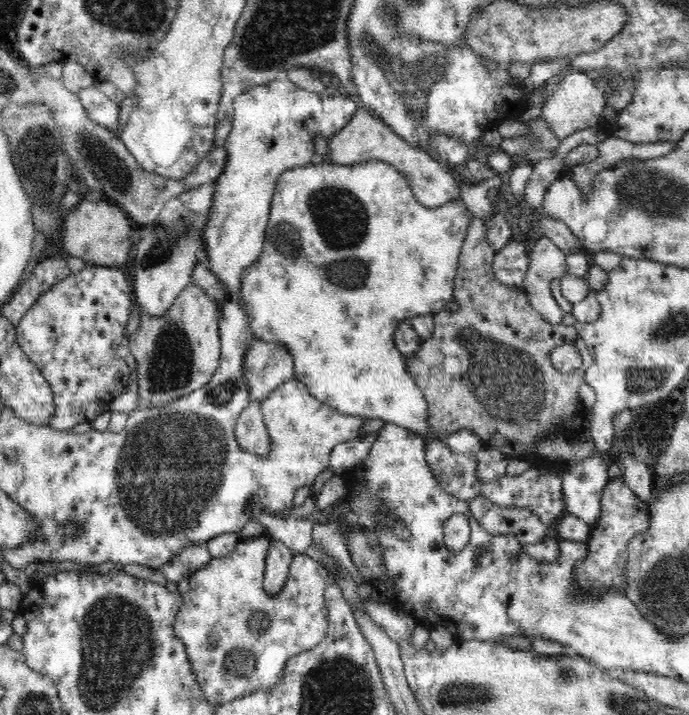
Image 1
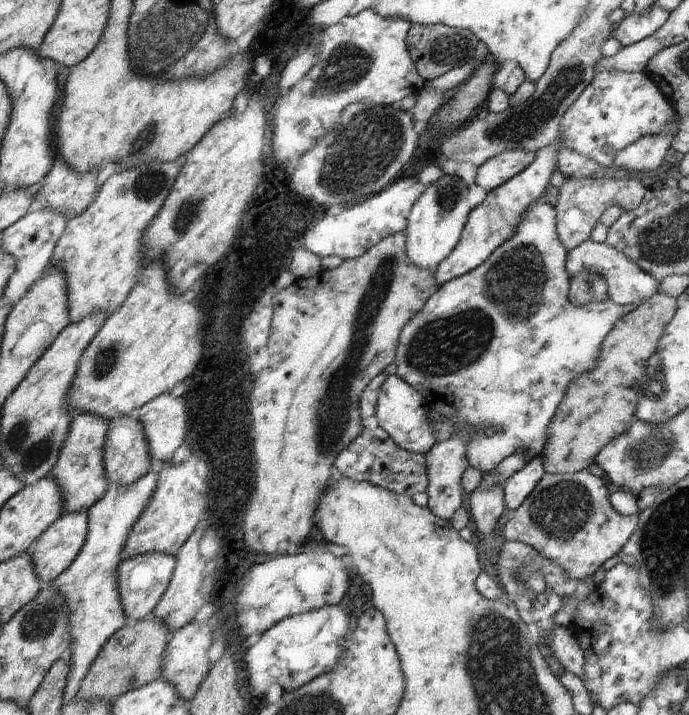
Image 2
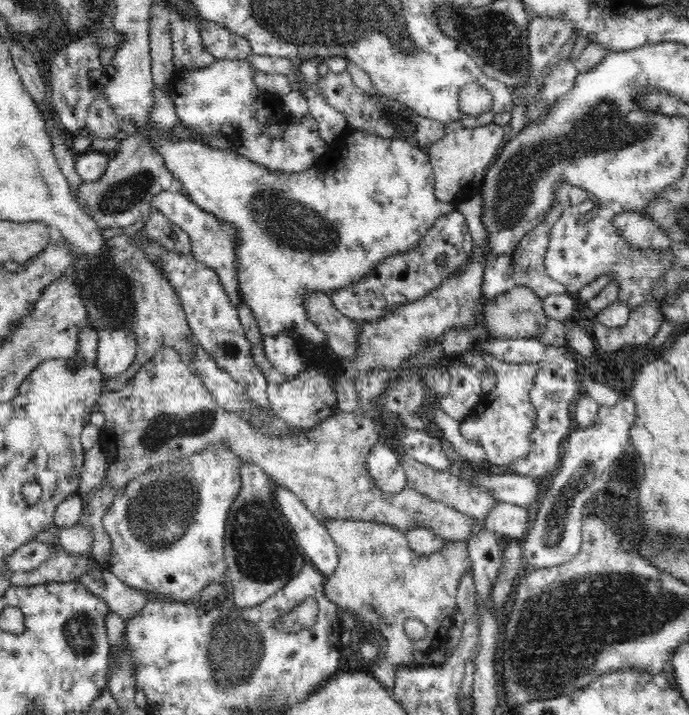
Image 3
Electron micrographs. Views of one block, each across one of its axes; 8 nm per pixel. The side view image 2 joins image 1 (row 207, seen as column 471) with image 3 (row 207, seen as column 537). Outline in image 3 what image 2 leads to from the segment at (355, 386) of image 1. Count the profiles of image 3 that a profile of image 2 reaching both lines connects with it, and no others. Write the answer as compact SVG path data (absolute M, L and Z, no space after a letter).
M161 125L162 129L155 130L153 126L150 126L150 133L156 131L153 137L149 138L149 143L154 150L158 151L158 154L162 156L166 167L173 175L175 183L178 186L182 186L184 191L188 193L192 202L198 205L206 212L214 213L216 219L219 222L226 222L233 228L236 228L240 232L240 239L238 239L238 248L236 252L238 255L238 282L239 291L246 305L250 307L252 314L255 316L261 333L265 335L288 335L291 336L299 346L301 353L306 358L307 365L312 366L319 370L323 375L328 374L328 370L336 370L340 368L338 365L337 354L330 348L326 347L328 337L326 333L316 326L310 319L308 319L308 313L306 313L305 299L311 293L334 293L341 289L354 286L356 282L360 282L368 272L371 272L376 268L376 264L379 264L384 260L392 256L392 254L398 254L401 252L408 252L408 250L416 250L420 240L426 237L426 234L432 229L432 226L441 218L442 215L448 214L456 210L456 203L444 203L436 199L435 196L435 177L433 174L433 167L430 158L422 152L418 146L414 146L407 141L401 139L388 139L382 138L373 132L366 132L365 130L349 130L344 132L339 138L328 148L329 160L324 165L315 166L304 172L271 172L260 164L250 161L248 158L241 156L230 149L220 150L210 147L208 144L201 143L201 141L184 141L178 139L174 134L168 135L166 125Z

